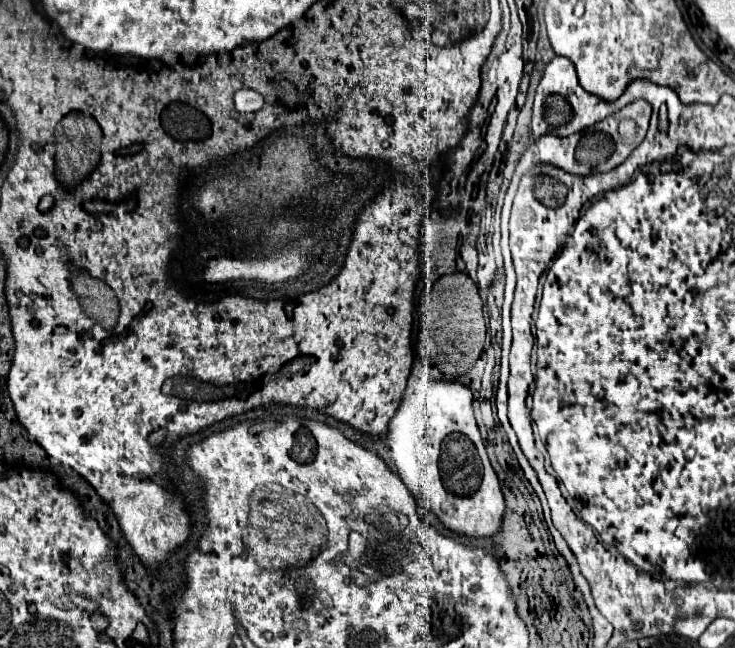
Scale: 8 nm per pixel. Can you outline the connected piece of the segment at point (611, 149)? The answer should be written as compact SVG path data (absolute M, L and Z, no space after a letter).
M633 100L631 104L627 104L625 108L621 108L619 112L607 116L605 120L589 126L587 130L581 130L581 132L575 132L567 138L561 138L561 136L555 136L555 134L545 134L541 136L539 140L535 140L521 156L517 168L515 168L515 174L511 178L511 186L505 194L505 204L503 204L503 214L501 214L501 250L503 250L503 256L505 256L505 276L507 276L507 284L505 284L505 302L507 306L511 306L513 302L513 290L516 286L516 273L513 270L513 262L511 262L511 254L509 254L509 230L507 230L507 222L509 222L509 212L511 212L511 202L513 202L513 196L515 196L515 190L517 190L517 184L519 184L519 178L525 170L533 168L535 164L553 164L553 166L559 166L571 174L577 174L577 176L587 176L587 174L593 174L595 168L597 172L607 172L607 170L613 170L615 166L623 164L623 160L641 144L641 140L645 138L645 132L647 132L647 126L649 126L649 116L651 116L651 104L647 100Z

